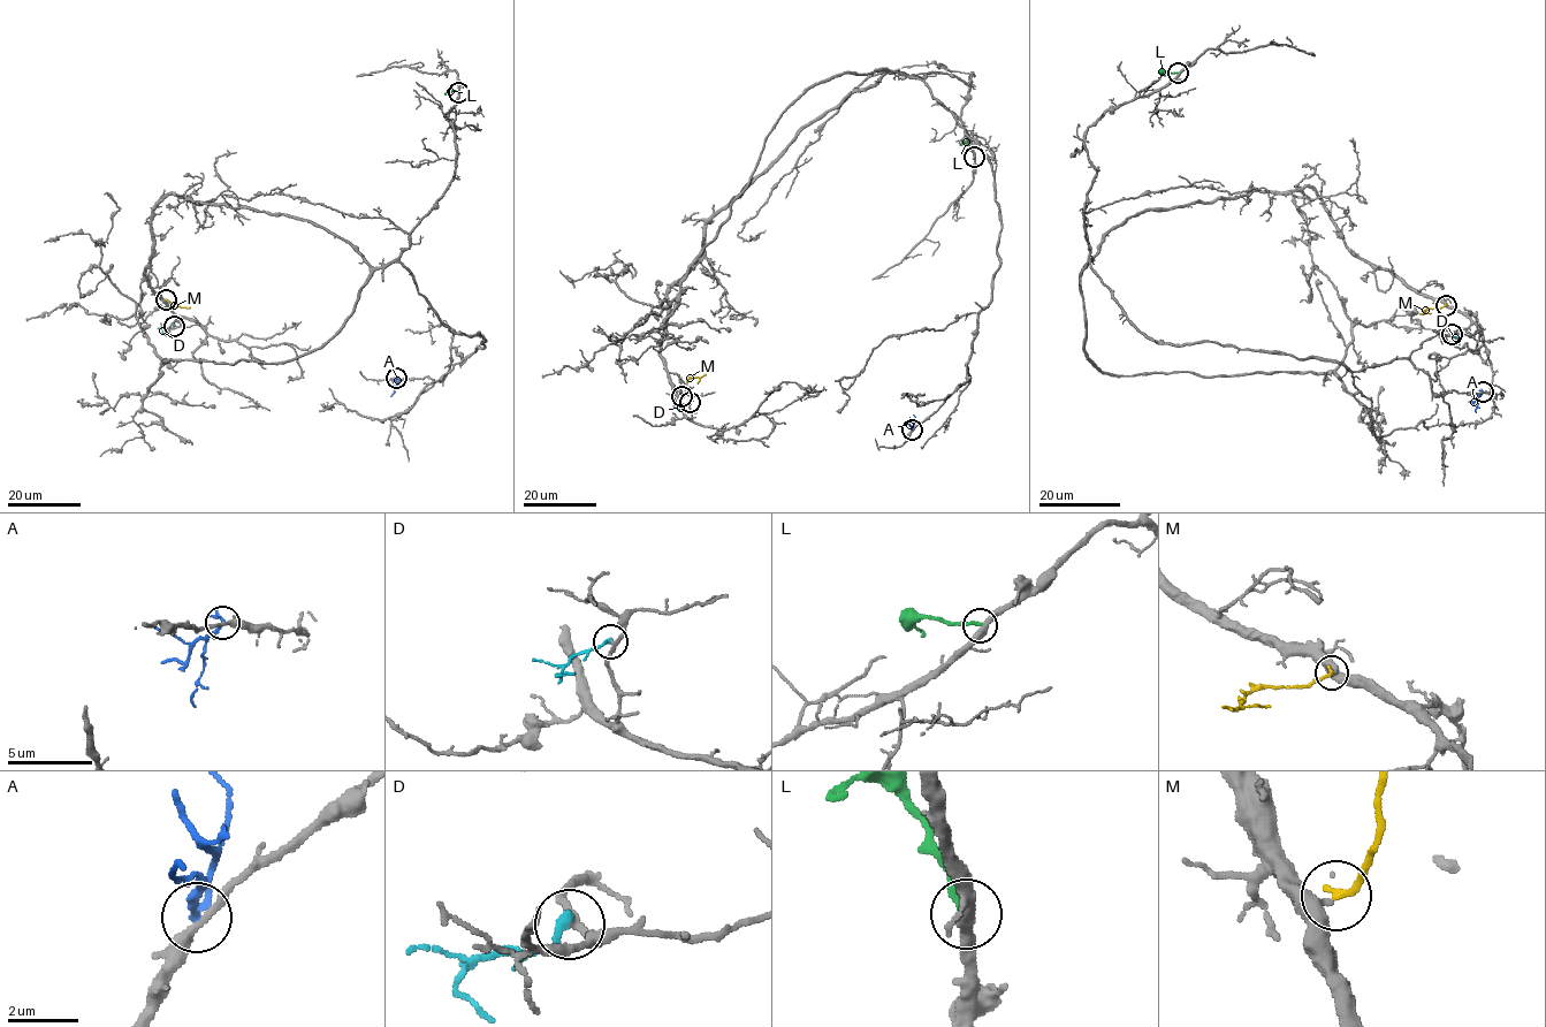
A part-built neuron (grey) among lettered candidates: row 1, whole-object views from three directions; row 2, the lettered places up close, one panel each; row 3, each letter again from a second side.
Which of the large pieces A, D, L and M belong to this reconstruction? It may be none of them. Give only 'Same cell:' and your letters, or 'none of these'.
Same cell: M

